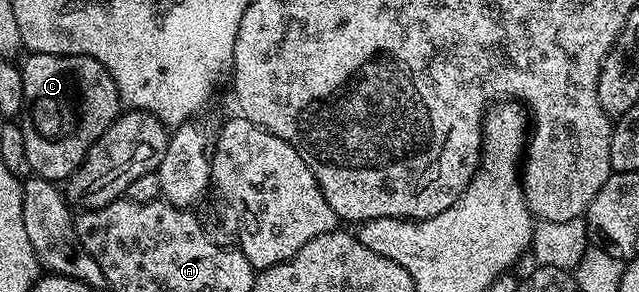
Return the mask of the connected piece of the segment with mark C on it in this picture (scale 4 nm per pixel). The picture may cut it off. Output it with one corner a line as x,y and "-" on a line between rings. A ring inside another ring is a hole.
39,51
27,54
21,60
24,81
24,105
20,126
24,133
24,149
28,152
28,165
39,179
65,181
86,160
88,149
114,124
120,114
118,90
100,61
87,55
49,55

